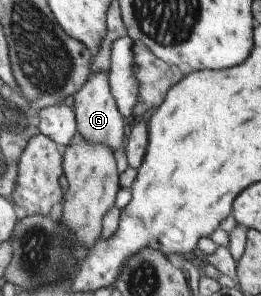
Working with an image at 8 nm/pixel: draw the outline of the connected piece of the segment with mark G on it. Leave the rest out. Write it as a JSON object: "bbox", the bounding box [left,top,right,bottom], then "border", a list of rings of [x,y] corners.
{"bbox":[72,71,125,153],"border":[[[101,71],[101,73],[89,76],[88,83],[74,95],[72,108],[77,116],[78,134],[81,137],[85,137],[91,143],[108,145],[113,153],[120,149],[123,139],[125,139],[125,119],[123,119],[124,114],[117,107],[116,97],[113,97],[110,73]]]}

